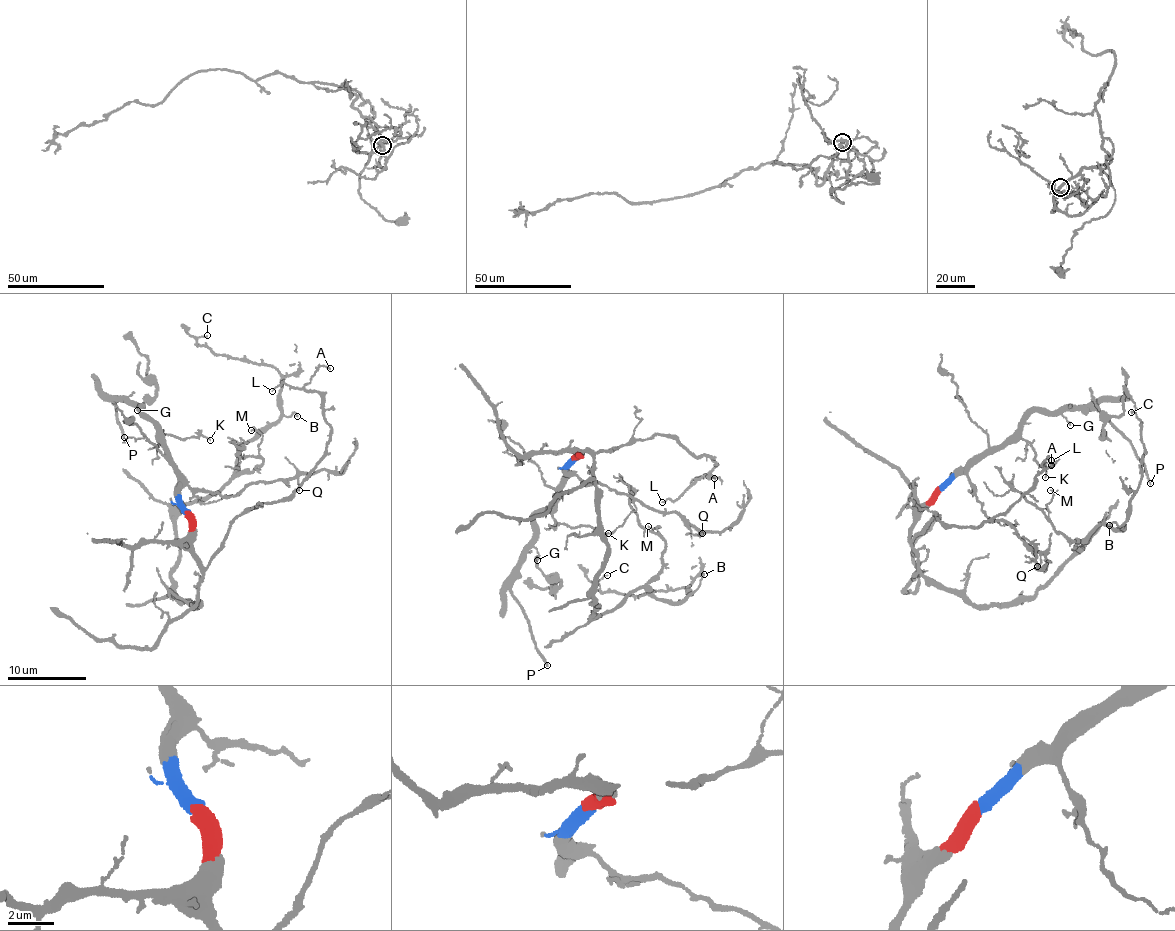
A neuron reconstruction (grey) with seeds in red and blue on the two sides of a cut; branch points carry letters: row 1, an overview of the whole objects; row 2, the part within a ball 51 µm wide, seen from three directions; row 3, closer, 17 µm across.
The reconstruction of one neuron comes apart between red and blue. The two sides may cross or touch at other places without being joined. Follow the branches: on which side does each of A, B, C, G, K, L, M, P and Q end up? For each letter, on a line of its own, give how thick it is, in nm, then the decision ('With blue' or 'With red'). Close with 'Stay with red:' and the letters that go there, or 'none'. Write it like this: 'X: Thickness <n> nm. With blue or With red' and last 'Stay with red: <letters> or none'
A: Thickness 100 nm. With red
B: Thickness 110 nm. With red
C: Thickness 100 nm. With red
G: Thickness 100 nm. With blue
K: Thickness 80 nm. With blue
L: Thickness 70 nm. With red
M: Thickness 130 nm. With red
P: Thickness 190 nm. With blue
Q: Thickness 110 nm. With blue
Stay with red: A, B, C, L, M

